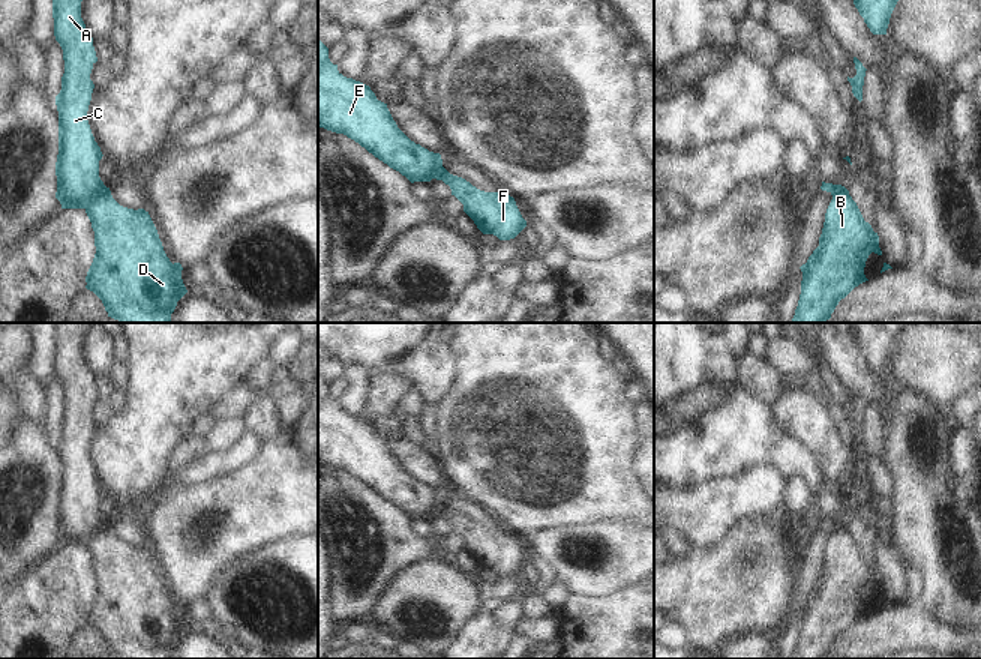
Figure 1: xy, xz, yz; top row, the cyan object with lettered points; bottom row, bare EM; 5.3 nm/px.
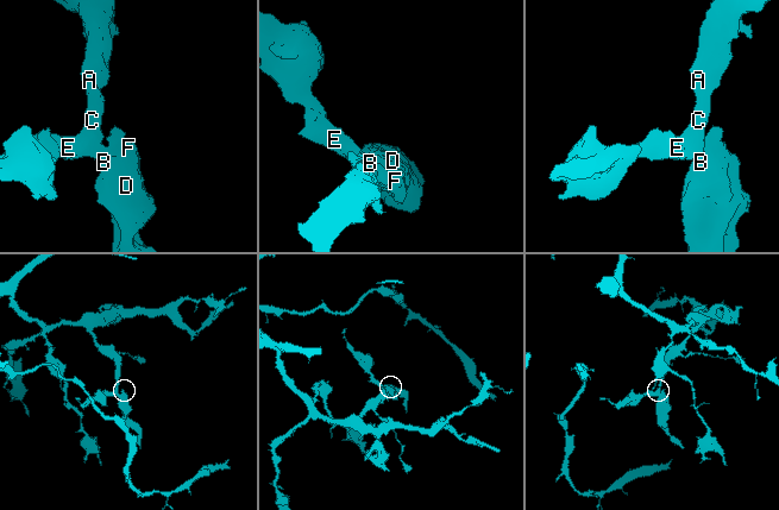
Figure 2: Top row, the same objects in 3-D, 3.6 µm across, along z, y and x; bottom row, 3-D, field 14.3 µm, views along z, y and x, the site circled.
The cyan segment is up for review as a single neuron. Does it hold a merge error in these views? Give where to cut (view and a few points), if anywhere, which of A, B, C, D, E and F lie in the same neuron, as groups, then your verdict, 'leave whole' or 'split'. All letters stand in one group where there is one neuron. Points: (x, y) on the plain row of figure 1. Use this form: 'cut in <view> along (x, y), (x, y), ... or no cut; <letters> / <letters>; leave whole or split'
cut in xy along (105, 523), (86, 545); A C E / B D F; split

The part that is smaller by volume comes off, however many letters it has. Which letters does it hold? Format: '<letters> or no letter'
B, D, F

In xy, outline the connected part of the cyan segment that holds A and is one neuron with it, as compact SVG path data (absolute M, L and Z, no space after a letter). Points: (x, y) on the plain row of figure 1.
M52 323L54 372L63 386L64 410L56 432L58 447L57 528L62 545L87 545L106 522L99 513L102 488L87 447L94 425L90 410L98 398L93 374L81 354L88 323Z

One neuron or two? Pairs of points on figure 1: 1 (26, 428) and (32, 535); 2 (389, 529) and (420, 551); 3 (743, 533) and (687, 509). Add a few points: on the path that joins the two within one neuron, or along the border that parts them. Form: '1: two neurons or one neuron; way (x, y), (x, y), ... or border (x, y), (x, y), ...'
1: one neuron; way (30, 455), (47, 479), (47, 493), (41, 508)
2: one neuron; way (396, 536), (413, 548)
3: two neurons; border (762, 514), (740, 518), (714, 544), (699, 545)

